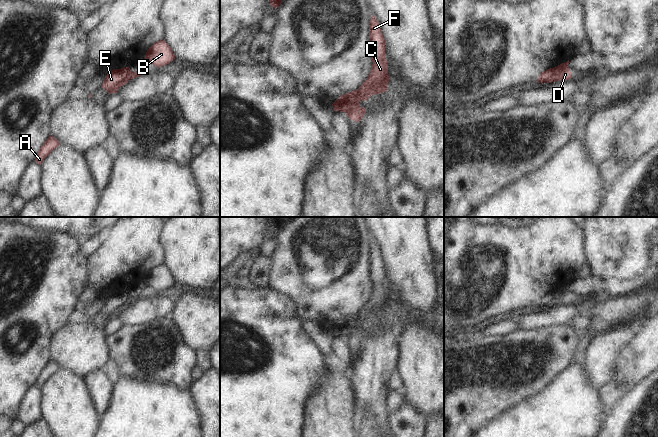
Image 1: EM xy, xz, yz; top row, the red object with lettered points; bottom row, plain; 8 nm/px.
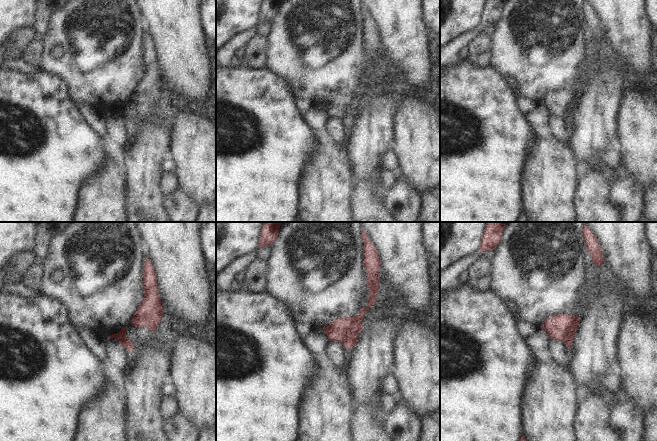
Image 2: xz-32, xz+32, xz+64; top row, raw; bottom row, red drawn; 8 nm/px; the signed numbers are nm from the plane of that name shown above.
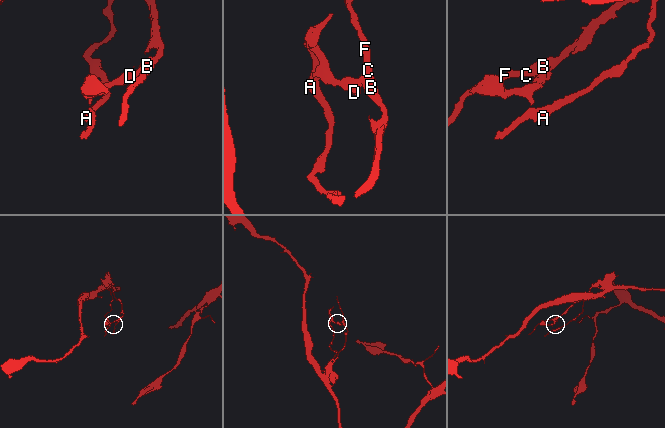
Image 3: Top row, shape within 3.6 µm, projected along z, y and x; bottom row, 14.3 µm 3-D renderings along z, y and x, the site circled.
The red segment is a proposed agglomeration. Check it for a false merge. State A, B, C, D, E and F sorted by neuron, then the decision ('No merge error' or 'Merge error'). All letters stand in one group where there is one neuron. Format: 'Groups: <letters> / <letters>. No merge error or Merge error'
Groups: A B C D F / E. Merge error.

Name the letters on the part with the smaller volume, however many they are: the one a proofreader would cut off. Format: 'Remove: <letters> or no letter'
Remove: E.

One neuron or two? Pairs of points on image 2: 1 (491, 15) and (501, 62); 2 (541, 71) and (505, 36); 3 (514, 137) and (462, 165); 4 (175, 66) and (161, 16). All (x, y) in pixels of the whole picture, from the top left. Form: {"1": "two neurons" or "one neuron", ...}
{"1": "two neurons", "2": "one neuron", "3": "one neuron", "4": "one neuron"}

